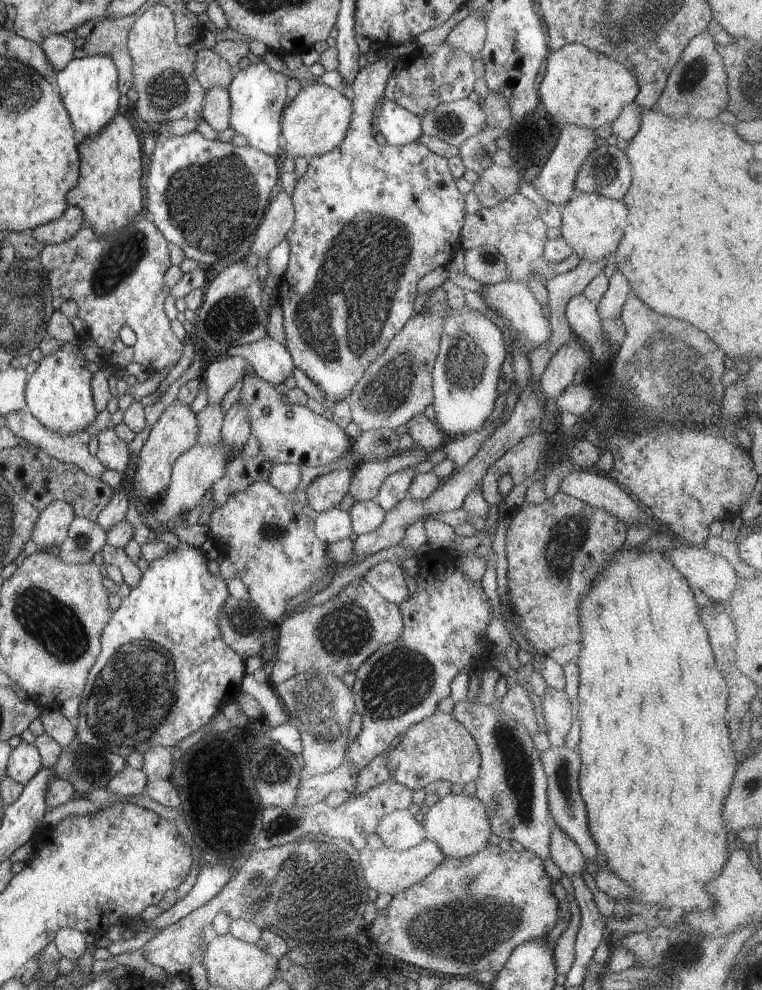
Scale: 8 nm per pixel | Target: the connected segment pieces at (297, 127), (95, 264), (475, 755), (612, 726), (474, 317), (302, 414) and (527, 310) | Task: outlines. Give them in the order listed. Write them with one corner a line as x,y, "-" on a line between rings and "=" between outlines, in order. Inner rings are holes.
327,85
301,87
282,111
281,136
287,157
309,159
334,150
344,140
352,115
353,101
340,88
=
140,215
138,218
134,219
134,222
131,222
126,228
123,228
121,231
118,231
112,236
103,236
99,237
92,227
86,226
86,228
81,228
70,240
66,242
61,242
60,244
55,245
46,245
40,251
39,259
42,263
43,270
47,272
47,282
51,288
52,295
52,304
53,308
59,310
60,304
66,302
66,300
74,300
78,305
78,317
80,320
84,320
87,326
87,338
94,340
104,352
104,357
106,360
116,361
118,364
122,365
124,368
127,364
131,362
138,362
141,366
145,366
148,369
151,369
152,372
157,370
171,370
176,366
176,363
180,360
182,352
184,352
185,340
179,339
176,334
173,332
170,326
170,319
164,312
164,300
170,294
170,288
164,283
164,273
168,268
170,268
170,243
164,238
164,235
156,228
156,225
148,216
-
128,326
130,330
134,331
136,335
136,343
133,346
126,346
124,342
120,339
120,330
=
437,710
418,724
411,726
398,745
386,758
390,778
420,790
430,782
448,780
450,784
466,784
475,781
480,774
481,754
470,731
452,714
=
637,545
630,548
630,550
618,549
613,555
609,556
606,561
605,568
602,567
597,575
594,577
592,584
589,586
587,593
584,593
578,601
578,614
579,625
581,628
581,643
582,648
579,657
575,658
579,668
579,691
576,698
577,706
577,718
580,722
581,739
579,746
577,747
580,756
582,756
582,762
580,767
579,787
581,788
582,798
585,802
587,819
589,822
589,829
592,833
592,838
598,845
599,852
607,858
609,870
614,874
617,874
628,886
631,886
635,890
635,896
633,902
641,902
645,904
661,904
664,908
672,908
676,906
682,908
686,913
693,913
697,916
704,916
712,912
715,898
707,892
706,883
710,882
713,878
716,878
724,868
727,858
729,857
726,848
728,846
728,840
726,839
727,830
724,830
724,824
722,824
722,806
724,806
724,800
726,796
730,794
730,786
732,786
732,776
734,776
734,770
736,770
736,754
732,752
732,740
730,740
730,732
728,732
728,724
726,724
726,704
730,696
728,685
717,667
713,646
711,645
708,631
702,624
700,606
696,603
696,598
691,586
688,584
686,577
671,563
671,560
662,552
661,549
644,549
642,546
=
474,310
451,312
442,327
439,353
433,368
434,422
448,439
480,431
496,406
500,368
506,360
502,332
484,314
=
247,373
243,377
237,404
247,410
251,433
260,444
260,452
274,465
324,466
349,455
353,447
354,440
340,425
329,421
324,415
316,414
307,405
291,404
272,383
254,373
=
502,281
491,285
484,285
478,292
484,304
494,310
499,316
501,315
509,324
514,327
518,333
522,334
536,348
544,344
550,338
549,320
542,313
542,305
538,303
534,293
530,291
526,283
520,281

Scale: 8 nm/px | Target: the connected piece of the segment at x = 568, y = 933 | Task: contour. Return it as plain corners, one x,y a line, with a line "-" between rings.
563,873
559,882
562,883
566,890
566,896
570,907
569,910
572,916
570,916
568,928
564,930
555,943
554,958
558,974
566,974
572,968
575,961
575,942
577,939
577,932
581,925
581,910
575,898
573,881

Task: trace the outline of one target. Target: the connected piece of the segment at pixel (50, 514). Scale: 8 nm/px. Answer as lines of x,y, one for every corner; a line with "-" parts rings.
61,500
51,502
39,511
31,539
44,550
59,547
66,540
70,523
75,517
71,504

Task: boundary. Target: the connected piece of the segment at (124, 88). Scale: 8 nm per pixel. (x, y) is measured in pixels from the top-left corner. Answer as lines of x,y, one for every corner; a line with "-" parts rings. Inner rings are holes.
142,10
115,19
101,17
90,35
85,38
83,50
88,57
96,55
110,57
116,65
121,95
132,95
134,74
132,74
132,57
129,55
127,40
130,27
139,16
142,16

